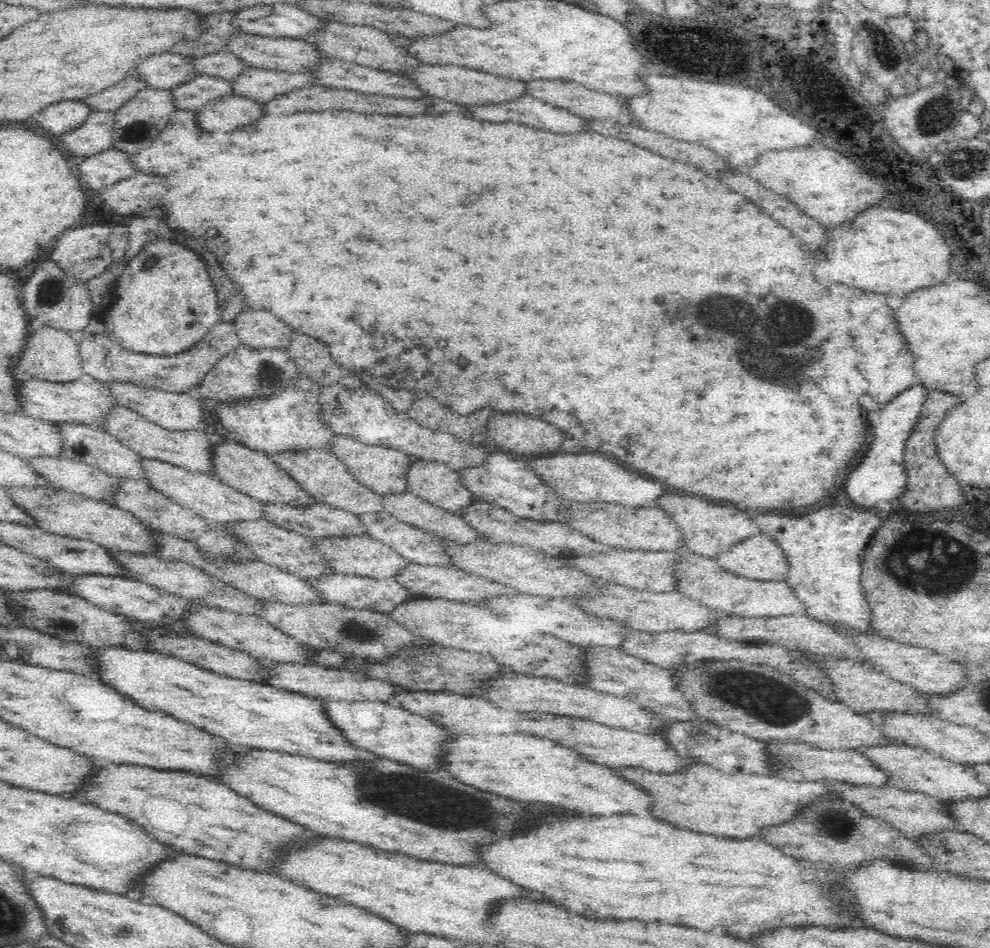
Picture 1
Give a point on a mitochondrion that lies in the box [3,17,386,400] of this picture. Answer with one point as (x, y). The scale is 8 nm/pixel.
(48, 292)

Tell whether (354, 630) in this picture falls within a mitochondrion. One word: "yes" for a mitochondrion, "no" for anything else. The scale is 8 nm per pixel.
yes

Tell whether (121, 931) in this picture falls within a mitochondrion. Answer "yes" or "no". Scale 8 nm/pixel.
yes

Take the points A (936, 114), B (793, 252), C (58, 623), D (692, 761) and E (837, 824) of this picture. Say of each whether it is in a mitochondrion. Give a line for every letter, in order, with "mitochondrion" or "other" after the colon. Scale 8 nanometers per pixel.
A: mitochondrion
B: other
C: mitochondrion
D: other
E: mitochondrion

